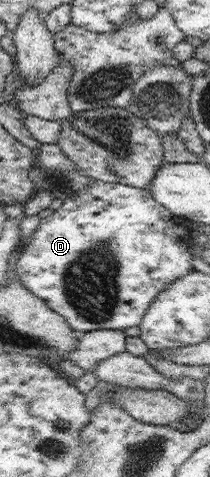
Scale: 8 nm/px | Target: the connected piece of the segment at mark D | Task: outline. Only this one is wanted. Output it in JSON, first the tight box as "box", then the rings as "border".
{"box":[16,180,194,333],"border":[[[94,180],[93,184],[81,196],[74,199],[66,199],[62,203],[62,208],[44,218],[38,229],[32,234],[32,240],[28,245],[22,246],[22,252],[18,257],[16,273],[19,276],[20,283],[33,295],[36,299],[44,301],[48,308],[60,316],[64,316],[64,320],[79,333],[87,333],[92,330],[112,329],[126,330],[131,326],[140,326],[144,313],[148,311],[150,303],[155,300],[158,292],[161,292],[166,286],[169,286],[173,280],[190,273],[194,270],[192,266],[192,255],[189,252],[191,245],[194,243],[194,237],[191,233],[192,222],[184,217],[178,217],[171,214],[163,204],[156,202],[151,192],[140,188],[133,188],[119,183],[106,183]]]}

